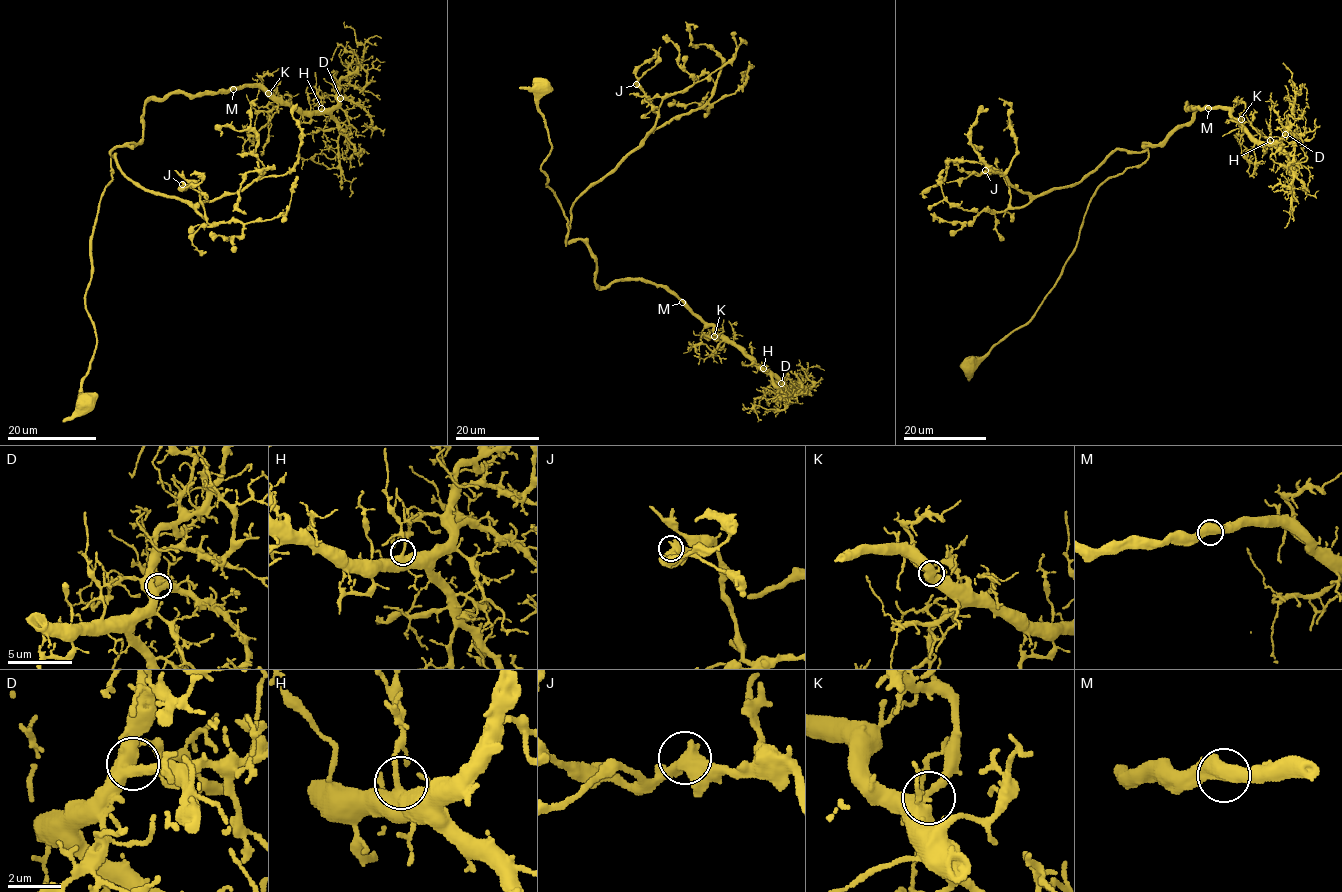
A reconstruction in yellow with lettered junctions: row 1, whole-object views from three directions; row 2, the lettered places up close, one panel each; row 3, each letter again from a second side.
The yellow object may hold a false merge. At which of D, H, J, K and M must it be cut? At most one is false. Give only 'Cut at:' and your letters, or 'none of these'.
Cut at: none of these

